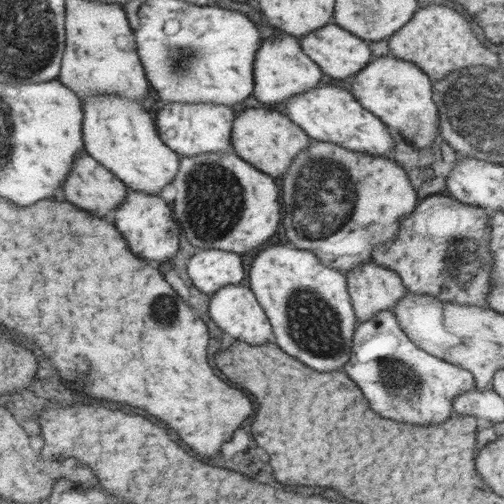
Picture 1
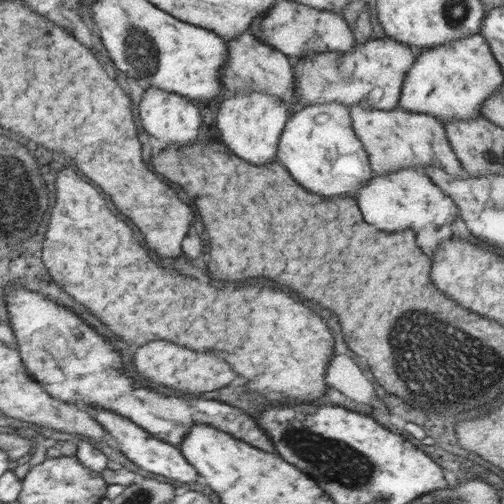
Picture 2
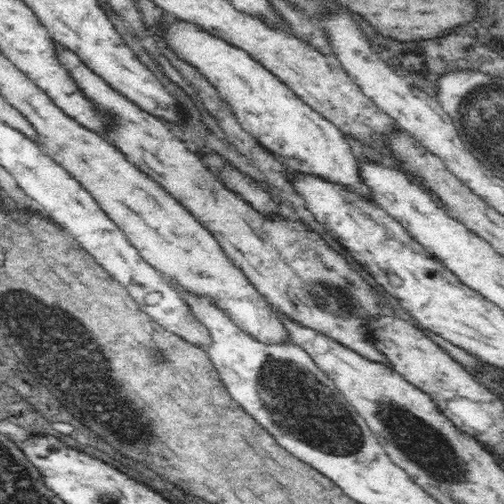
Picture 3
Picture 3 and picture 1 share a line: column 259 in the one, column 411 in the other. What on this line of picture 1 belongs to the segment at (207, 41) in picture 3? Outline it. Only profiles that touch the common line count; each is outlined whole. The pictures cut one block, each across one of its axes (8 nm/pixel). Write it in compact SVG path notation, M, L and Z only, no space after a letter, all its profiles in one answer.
M395 54L387 56L377 56L371 58L371 64L367 64L361 72L355 74L353 84L351 84L351 94L359 100L359 106L363 106L369 114L375 114L385 122L385 126L395 128L401 132L405 140L411 140L415 146L431 146L431 140L435 138L437 132L437 116L435 116L435 100L433 100L433 82L427 80L427 74L417 64L405 62L403 58L395 58Z

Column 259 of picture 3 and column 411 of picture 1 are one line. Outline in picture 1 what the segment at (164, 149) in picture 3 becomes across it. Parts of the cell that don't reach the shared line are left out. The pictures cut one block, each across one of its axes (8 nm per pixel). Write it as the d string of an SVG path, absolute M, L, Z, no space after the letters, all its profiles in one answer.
M429 194L421 198L415 212L401 218L401 228L397 230L395 238L375 246L373 262L395 270L401 276L407 292L427 292L433 294L435 298L443 298L459 304L487 306L487 294L491 288L489 264L493 260L491 252L487 250L487 236L489 236L487 220L489 220L489 210L485 208L459 202L449 194Z

